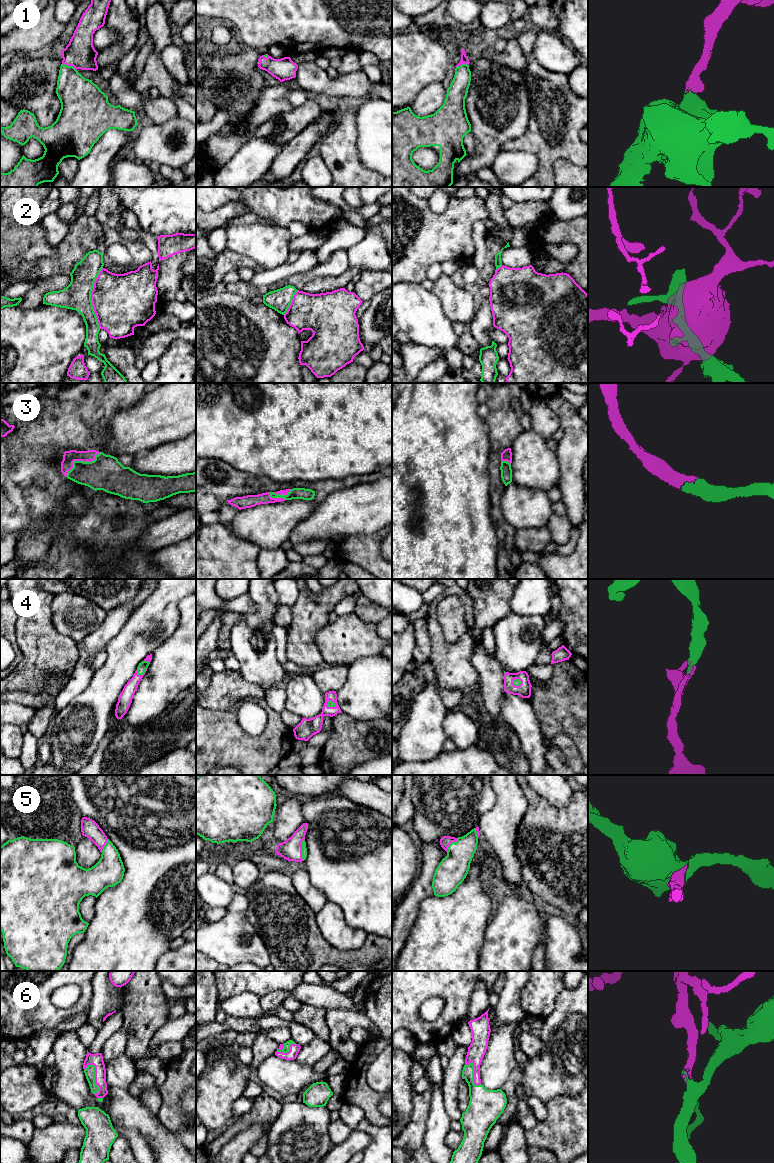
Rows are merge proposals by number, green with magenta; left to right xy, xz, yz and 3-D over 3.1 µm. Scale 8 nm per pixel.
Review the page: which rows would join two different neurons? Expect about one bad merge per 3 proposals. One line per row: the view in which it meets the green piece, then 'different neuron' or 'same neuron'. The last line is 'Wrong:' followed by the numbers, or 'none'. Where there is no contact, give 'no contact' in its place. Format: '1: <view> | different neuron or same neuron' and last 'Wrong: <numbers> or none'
1: xy | same neuron
2: xy | different neuron
3: xy | same neuron
4: xy | same neuron
5: xz | same neuron
6: xy | same neuron
Wrong: 2

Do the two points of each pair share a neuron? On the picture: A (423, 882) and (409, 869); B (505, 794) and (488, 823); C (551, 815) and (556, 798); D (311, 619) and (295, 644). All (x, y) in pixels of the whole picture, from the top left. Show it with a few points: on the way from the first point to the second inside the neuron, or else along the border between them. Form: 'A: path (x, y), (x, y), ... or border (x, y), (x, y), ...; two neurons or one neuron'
A: border (415, 877), (402, 897); two neurons
B: path (505, 801), (505, 806), (495, 816); one neuron
C: border (535, 790), (556, 807), (564, 807), (573, 793); two neurons
D: path (305, 625), (301, 631), (301, 638); one neuron

